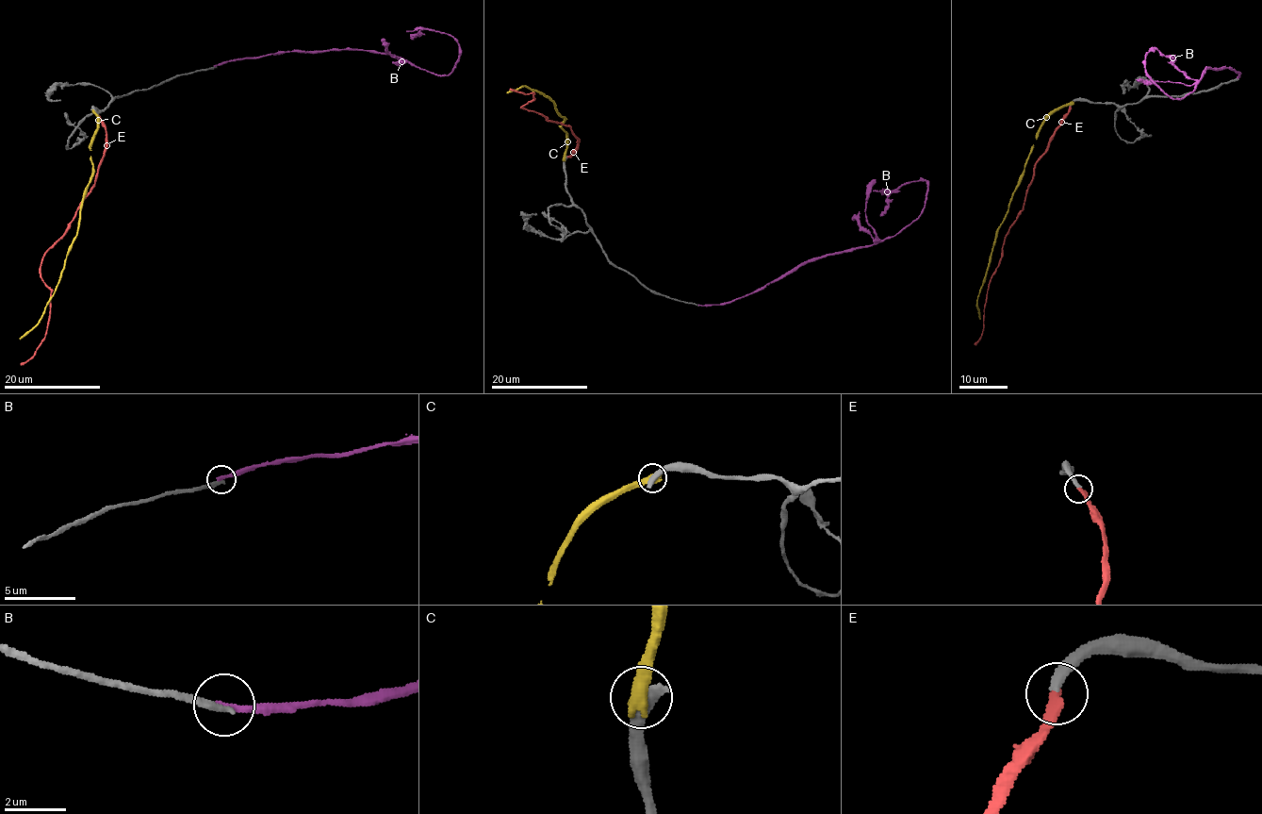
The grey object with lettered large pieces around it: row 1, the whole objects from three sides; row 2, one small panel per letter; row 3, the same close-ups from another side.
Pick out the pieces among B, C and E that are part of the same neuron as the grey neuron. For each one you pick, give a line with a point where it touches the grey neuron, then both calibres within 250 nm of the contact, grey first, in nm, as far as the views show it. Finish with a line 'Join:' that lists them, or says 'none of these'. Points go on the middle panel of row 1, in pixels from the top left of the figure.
E: meets grey at (567, 157); 300 nm thick on the grey side, 320 nm on the other
Join: E

